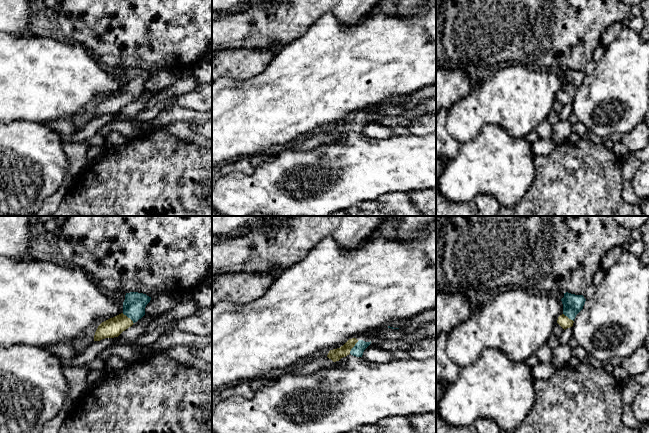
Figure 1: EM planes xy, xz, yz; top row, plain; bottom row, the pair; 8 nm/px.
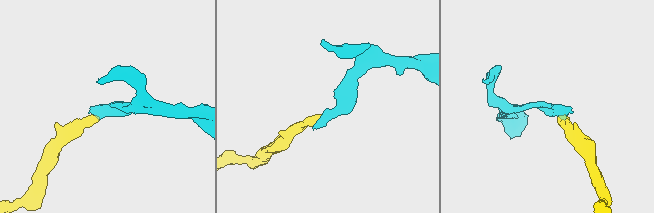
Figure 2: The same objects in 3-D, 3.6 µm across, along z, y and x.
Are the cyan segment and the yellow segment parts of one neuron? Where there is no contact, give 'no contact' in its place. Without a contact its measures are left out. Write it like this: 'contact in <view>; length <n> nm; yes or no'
contact in xz; length 130 nm; yes

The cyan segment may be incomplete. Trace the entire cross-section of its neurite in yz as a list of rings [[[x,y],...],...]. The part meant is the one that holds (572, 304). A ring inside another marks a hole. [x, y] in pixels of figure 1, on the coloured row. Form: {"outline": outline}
{"outline": [[[564,293],[561,299],[563,314],[558,317],[557,323],[565,330],[573,326],[576,315],[583,309],[586,299],[583,295]]]}

